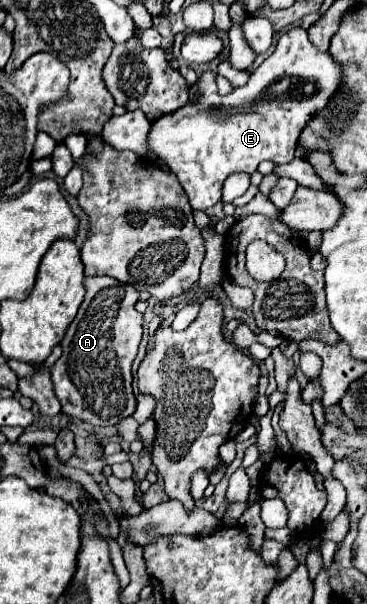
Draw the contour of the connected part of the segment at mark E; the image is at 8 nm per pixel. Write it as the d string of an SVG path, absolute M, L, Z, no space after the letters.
M294 27L280 35L274 53L250 75L250 81L230 95L218 95L216 79L212 71L202 71L196 81L196 99L184 107L162 115L150 127L146 149L164 159L172 173L176 173L182 189L188 195L192 209L206 211L222 199L222 185L232 173L254 173L260 161L274 161L276 165L290 163L296 155L296 139L312 113L320 111L334 95L340 83L340 67L328 53L318 51L302 27Z

